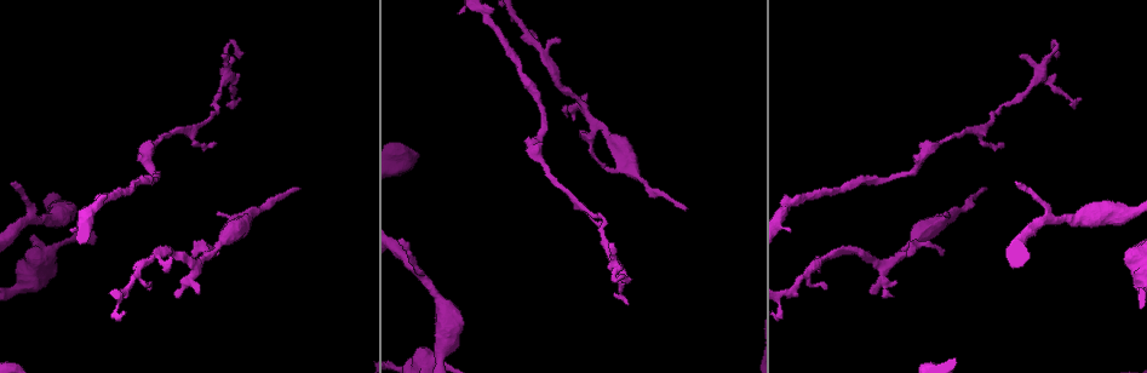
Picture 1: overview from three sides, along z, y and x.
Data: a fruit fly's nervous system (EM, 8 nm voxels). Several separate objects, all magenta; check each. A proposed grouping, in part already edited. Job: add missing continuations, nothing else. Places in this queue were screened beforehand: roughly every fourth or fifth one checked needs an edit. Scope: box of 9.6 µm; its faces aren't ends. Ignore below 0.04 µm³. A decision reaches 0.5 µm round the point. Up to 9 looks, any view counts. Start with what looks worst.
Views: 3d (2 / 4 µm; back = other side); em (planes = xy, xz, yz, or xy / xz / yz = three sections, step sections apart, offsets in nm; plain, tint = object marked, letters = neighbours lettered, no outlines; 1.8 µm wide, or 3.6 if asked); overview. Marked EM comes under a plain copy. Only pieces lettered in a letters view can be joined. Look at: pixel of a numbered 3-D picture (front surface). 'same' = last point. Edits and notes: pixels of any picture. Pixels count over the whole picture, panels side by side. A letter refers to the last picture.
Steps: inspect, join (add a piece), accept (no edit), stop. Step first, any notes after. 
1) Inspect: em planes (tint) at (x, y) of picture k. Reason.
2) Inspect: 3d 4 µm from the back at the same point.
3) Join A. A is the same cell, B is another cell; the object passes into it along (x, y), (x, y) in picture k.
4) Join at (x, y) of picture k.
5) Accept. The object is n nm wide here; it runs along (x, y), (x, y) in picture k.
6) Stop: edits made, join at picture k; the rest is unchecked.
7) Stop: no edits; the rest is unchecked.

Inspect: 3d 4 µm from the back at (239, 58) of picture 1. An open end.

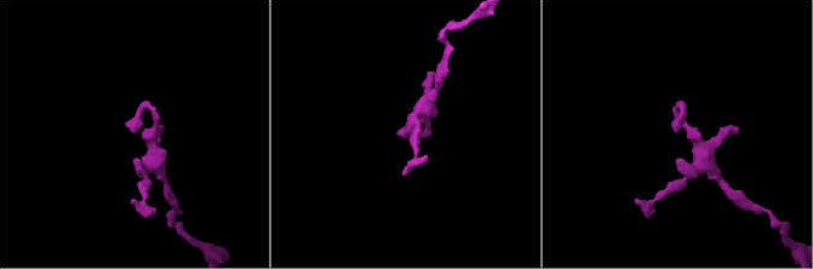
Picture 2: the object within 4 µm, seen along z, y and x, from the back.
Inspect: em planes (tint) at (135, 133) of picture 2.

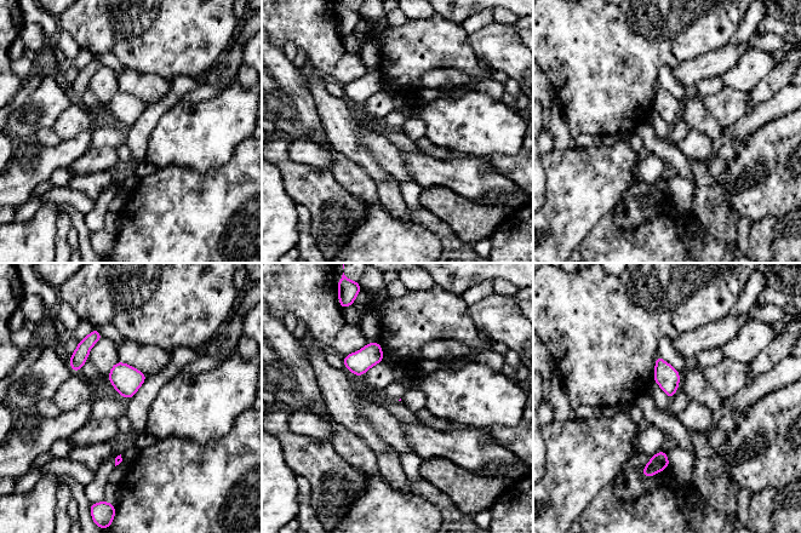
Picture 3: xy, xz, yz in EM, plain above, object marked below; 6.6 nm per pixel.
Inspect: em planes (letters) at the same point.

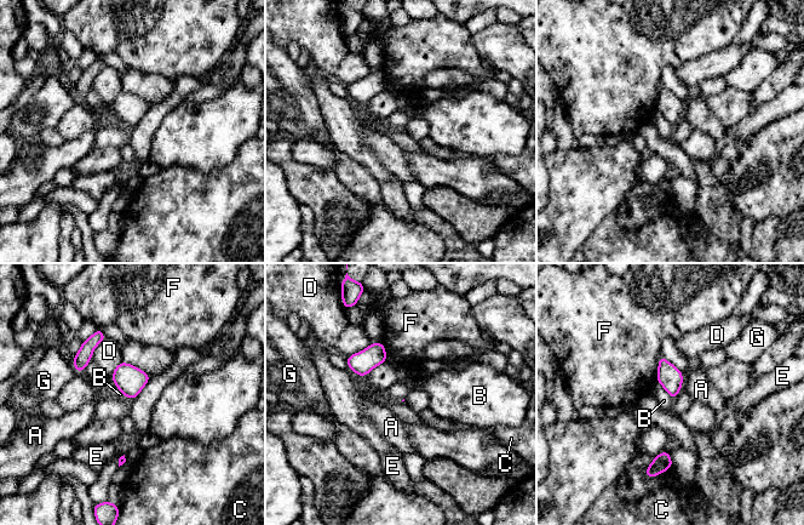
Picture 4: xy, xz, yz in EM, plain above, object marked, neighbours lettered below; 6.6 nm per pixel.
Accept. A, B, C, D, E, F and G are other cells; a border runs along (656, 380), (672, 399) in picture 4; no lettered piece goes on from it.

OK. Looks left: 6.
Inspect: 3d 4 µm from the back at (945, 215) of picture 1. An open end.

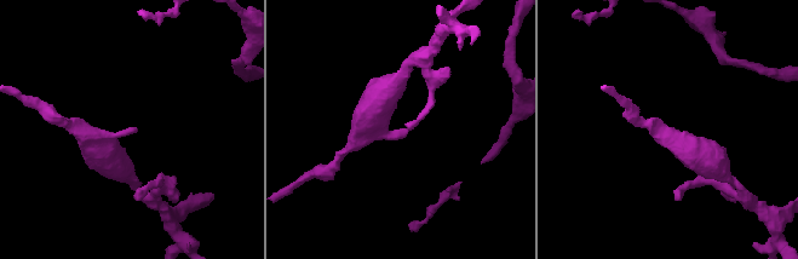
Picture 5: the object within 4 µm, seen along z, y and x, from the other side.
Inspect: em yz step 8 (letters) at (133, 132) of picture 5.

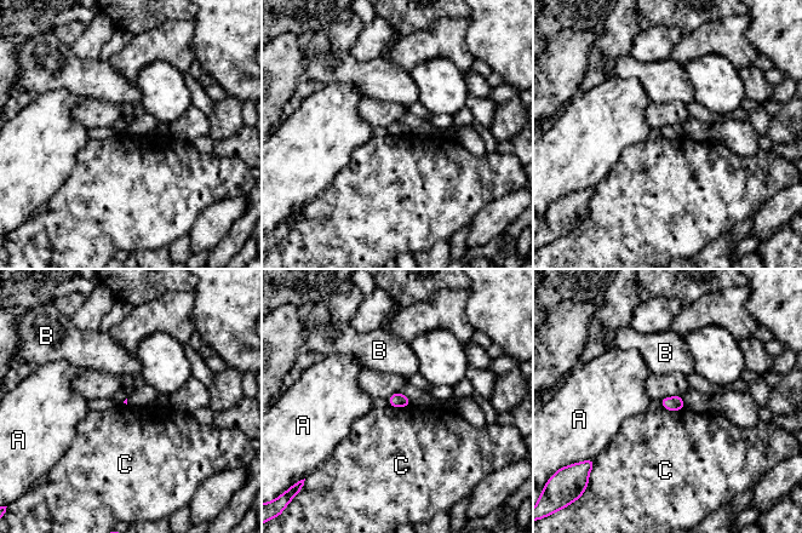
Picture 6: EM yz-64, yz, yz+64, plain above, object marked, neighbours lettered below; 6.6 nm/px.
Inspect: em xz step 8 (letters) at the same point.

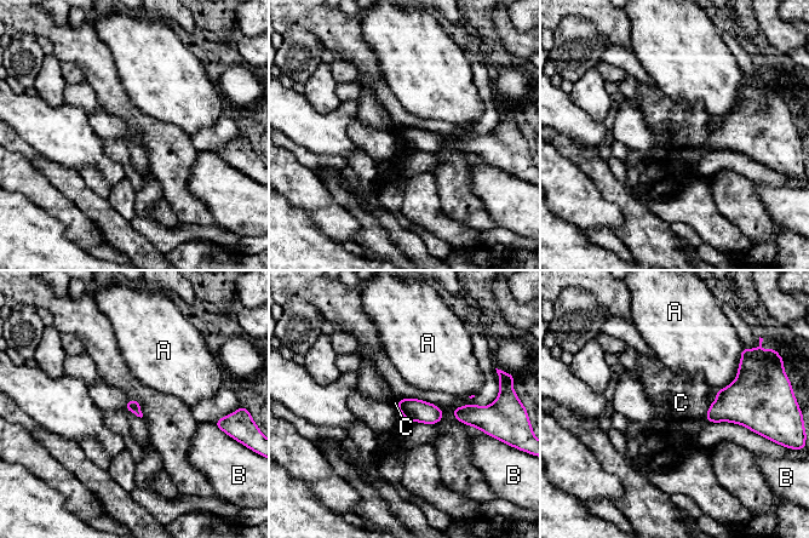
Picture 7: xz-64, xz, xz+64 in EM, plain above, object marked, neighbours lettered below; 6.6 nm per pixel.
Accept. A, B and C are other cells; a border runs along (710, 404), (705, 418), (712, 422) in picture 7; no lettered piece goes on from it.

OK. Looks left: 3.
Inspect: 3d 2 µm at (686, 207) of picture 1. Free end.

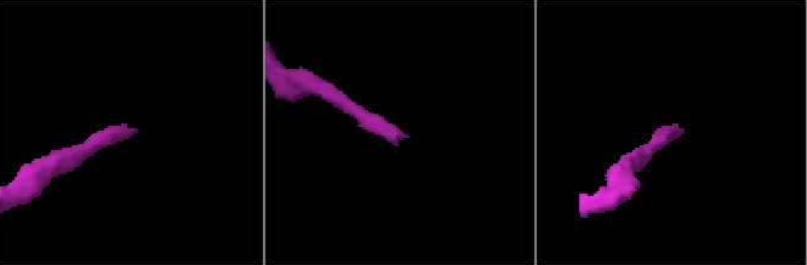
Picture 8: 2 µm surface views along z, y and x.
Inspect: em xz step 8 (letters) at (676, 131) of picture 8.

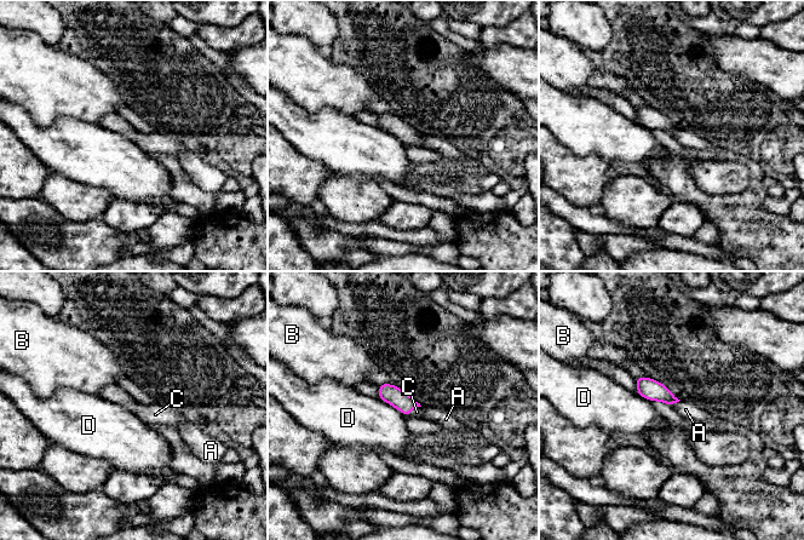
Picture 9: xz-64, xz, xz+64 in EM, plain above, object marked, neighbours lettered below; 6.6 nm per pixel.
Join C. C is the same cell, A, B and D are other cells; the object passes into it along (395, 396), (412, 407), (417, 412) in picture 9; the neuron continues.

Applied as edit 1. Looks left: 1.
Inspect: em 3.6 µm xy step 8 (letters) at (585, 95) of picture 1. Free end.

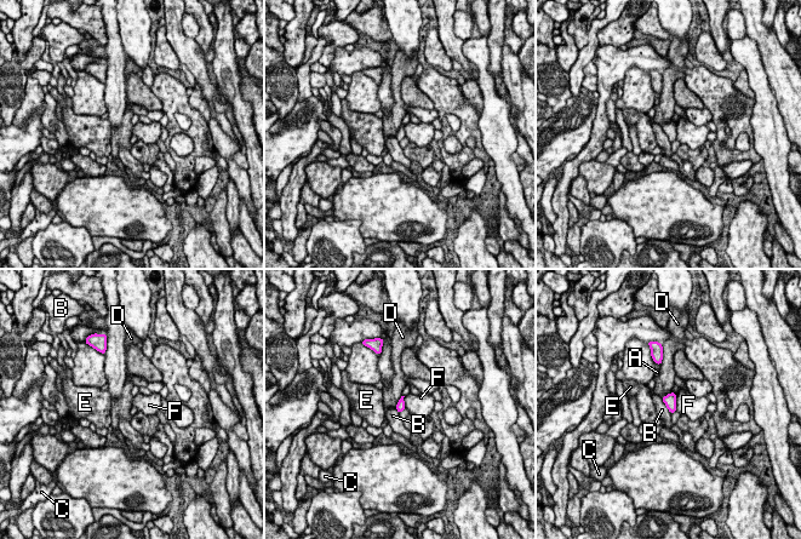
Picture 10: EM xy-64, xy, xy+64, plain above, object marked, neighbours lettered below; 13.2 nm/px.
Accept. The object is 120 nm wide here; A, B, C, D, E and F are other cells; a border runs along (401, 395), (395, 408) in picture 10; no lettered piece goes on from it.

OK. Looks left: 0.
Stop: edits made, join at picture 9; the rest is unchecked.

